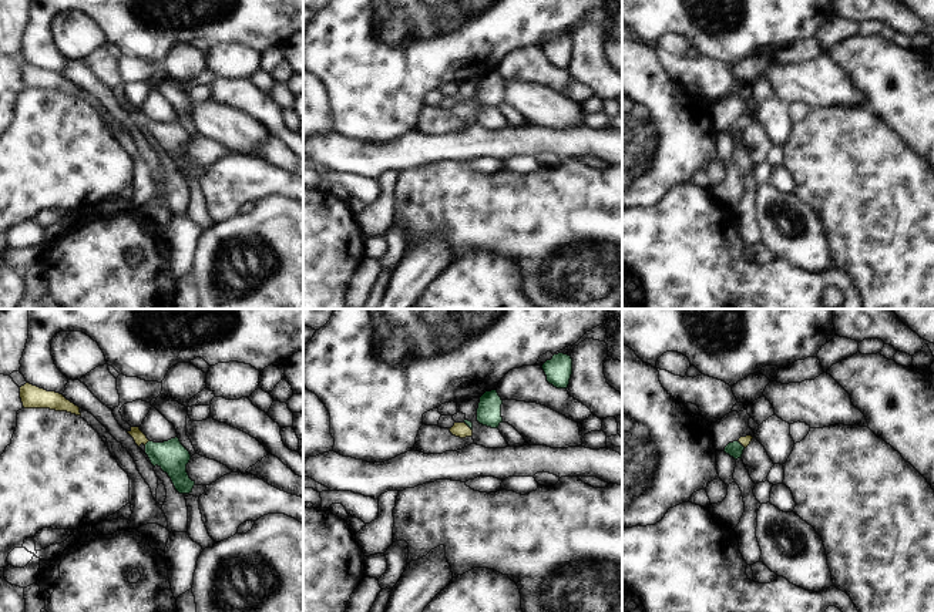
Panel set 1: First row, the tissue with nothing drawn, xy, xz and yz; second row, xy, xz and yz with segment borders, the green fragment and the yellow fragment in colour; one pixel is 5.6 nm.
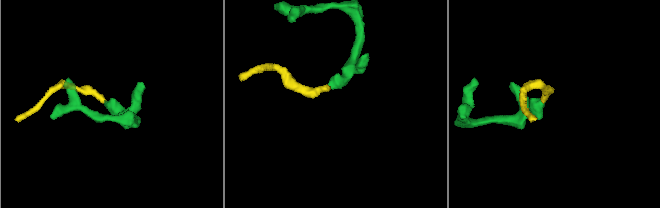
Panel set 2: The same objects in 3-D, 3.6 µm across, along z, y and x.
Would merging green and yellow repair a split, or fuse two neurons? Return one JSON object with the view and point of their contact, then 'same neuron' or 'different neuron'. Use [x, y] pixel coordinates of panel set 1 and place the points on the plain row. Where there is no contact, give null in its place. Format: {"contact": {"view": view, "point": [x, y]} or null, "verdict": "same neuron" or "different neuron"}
{"contact": {"view": "xy", "point": [147, 124]}, "verdict": "same neuron"}

